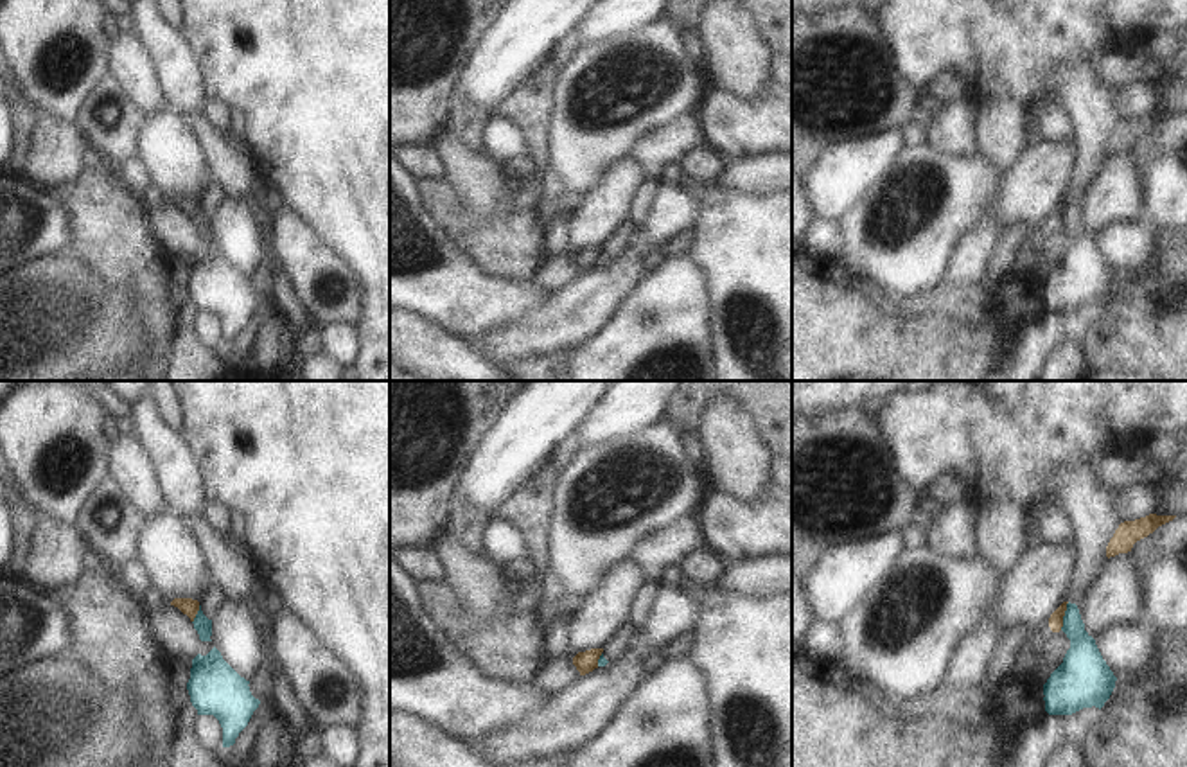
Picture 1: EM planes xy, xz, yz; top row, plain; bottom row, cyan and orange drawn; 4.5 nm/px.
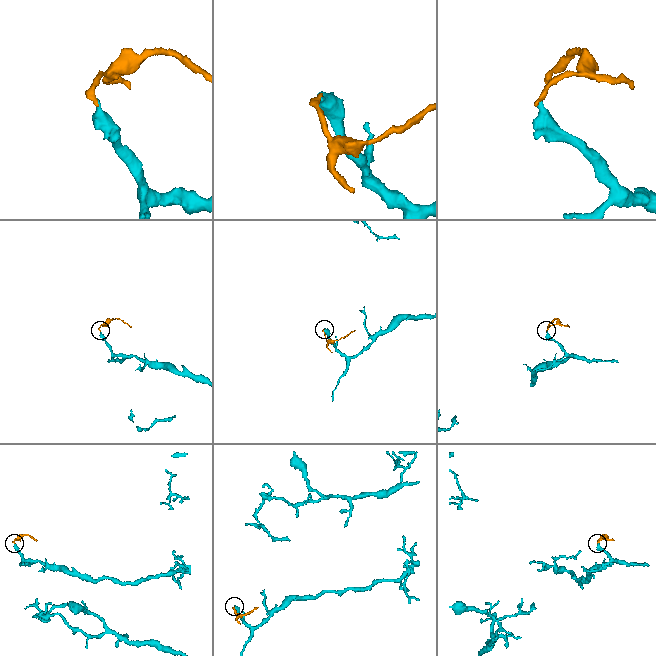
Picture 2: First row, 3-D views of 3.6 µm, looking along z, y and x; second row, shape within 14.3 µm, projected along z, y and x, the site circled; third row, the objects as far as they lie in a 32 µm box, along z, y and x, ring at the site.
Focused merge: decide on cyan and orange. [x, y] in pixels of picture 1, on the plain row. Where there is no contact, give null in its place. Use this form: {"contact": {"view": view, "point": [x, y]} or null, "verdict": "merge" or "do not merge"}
{"contact": {"view": "yz", "point": [1063, 214]}, "verdict": "do not merge"}

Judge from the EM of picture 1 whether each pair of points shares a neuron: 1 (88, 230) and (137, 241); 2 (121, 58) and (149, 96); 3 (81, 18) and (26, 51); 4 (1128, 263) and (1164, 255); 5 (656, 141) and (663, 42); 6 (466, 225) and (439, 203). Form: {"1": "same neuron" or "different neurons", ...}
{"1": "same neuron", "2": "same neuron", "3": "same neuron", "4": "different neurons", "5": "different neurons", "6": "same neuron"}

